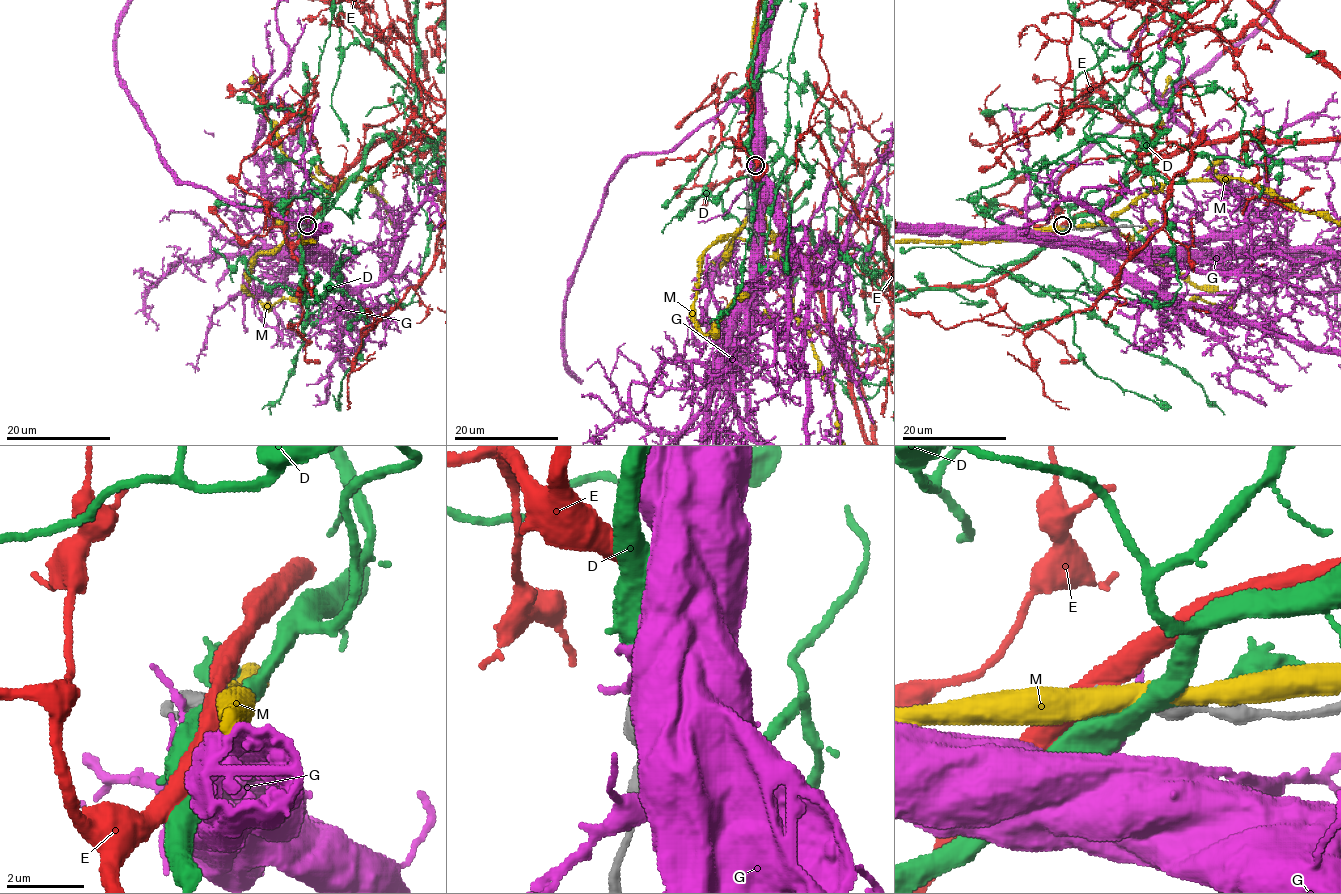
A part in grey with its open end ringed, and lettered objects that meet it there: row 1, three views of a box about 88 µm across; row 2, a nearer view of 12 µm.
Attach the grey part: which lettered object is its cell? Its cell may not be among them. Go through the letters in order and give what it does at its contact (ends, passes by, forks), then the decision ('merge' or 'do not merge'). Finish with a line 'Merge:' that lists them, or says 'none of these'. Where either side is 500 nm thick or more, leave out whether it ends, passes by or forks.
D: it forks | do not merge
E: do not merge
G: it ends | do not merge
M: do not merge
Merge: none of these

